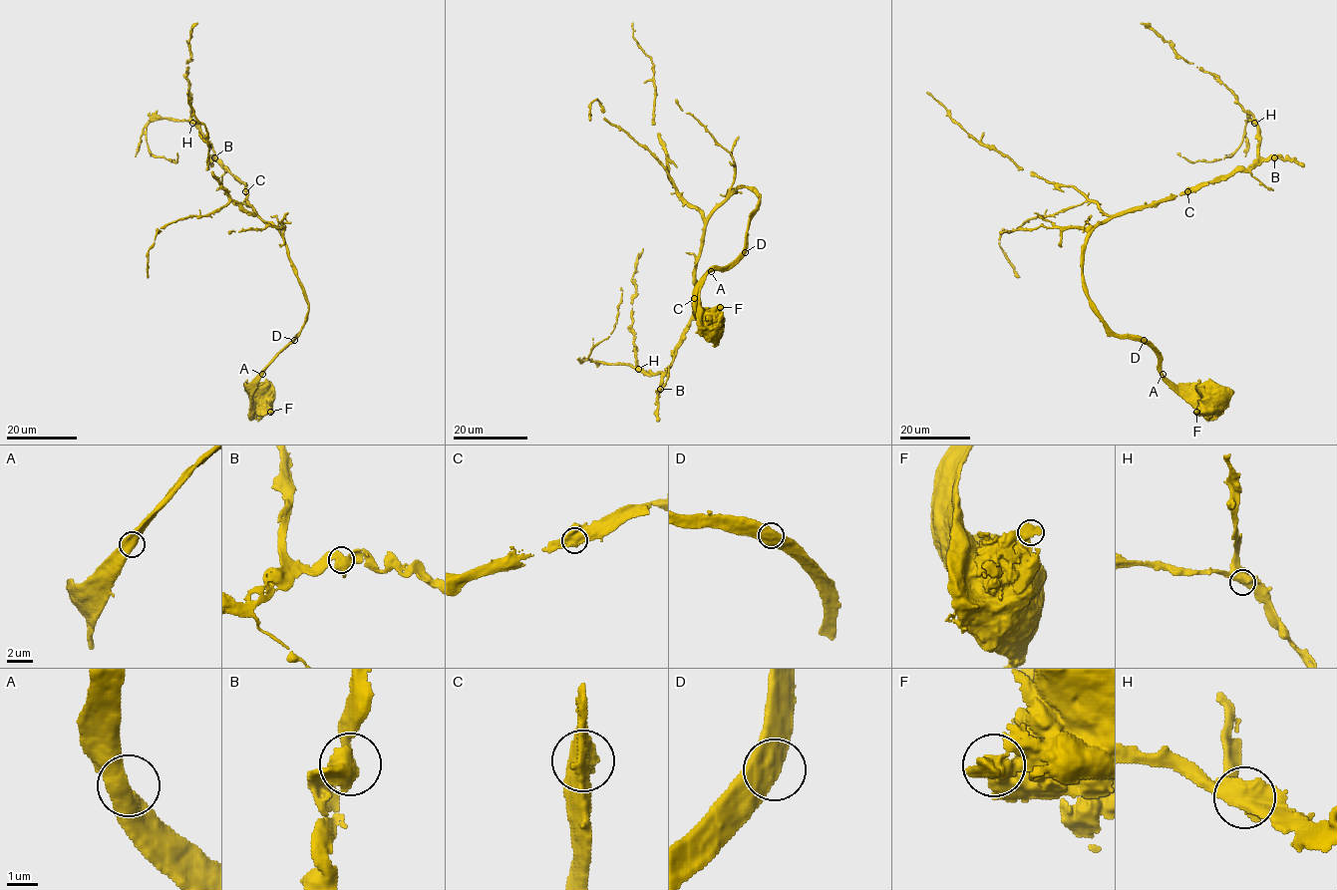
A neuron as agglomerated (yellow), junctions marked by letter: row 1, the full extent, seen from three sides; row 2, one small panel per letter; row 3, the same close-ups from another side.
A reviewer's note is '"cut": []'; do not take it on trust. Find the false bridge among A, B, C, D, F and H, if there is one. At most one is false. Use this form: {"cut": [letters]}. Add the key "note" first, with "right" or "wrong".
{"note": "right", "cut": []}

